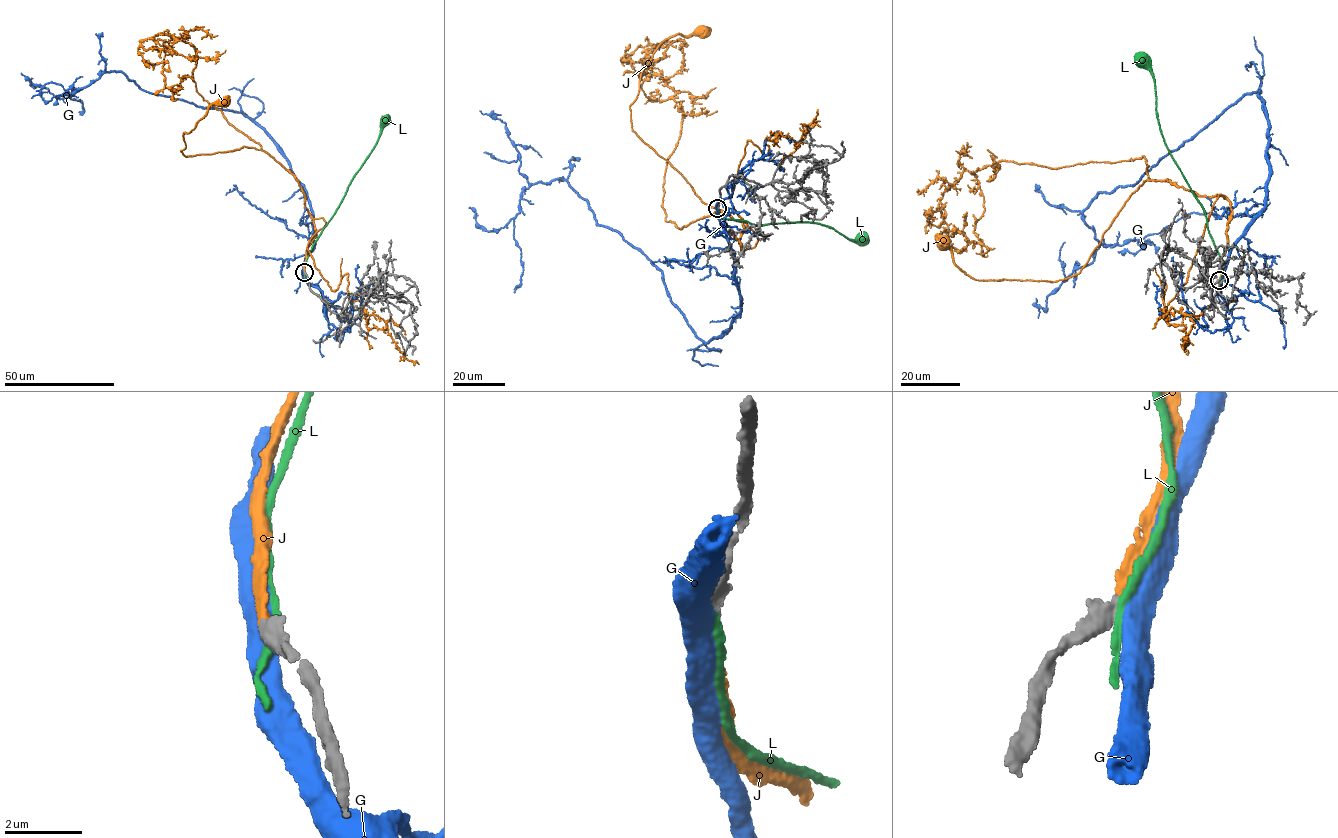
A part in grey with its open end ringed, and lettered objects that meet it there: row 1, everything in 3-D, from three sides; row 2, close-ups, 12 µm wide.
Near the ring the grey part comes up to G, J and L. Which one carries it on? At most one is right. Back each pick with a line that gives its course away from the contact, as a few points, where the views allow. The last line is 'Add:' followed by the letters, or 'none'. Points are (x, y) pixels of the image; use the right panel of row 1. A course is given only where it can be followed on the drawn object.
J: Its course: (1219, 280), (1230, 202), (1165, 180), (1144, 181), (1078, 274), (1054, 281), (972, 279), (954, 263), (943, 242)
Add: J

